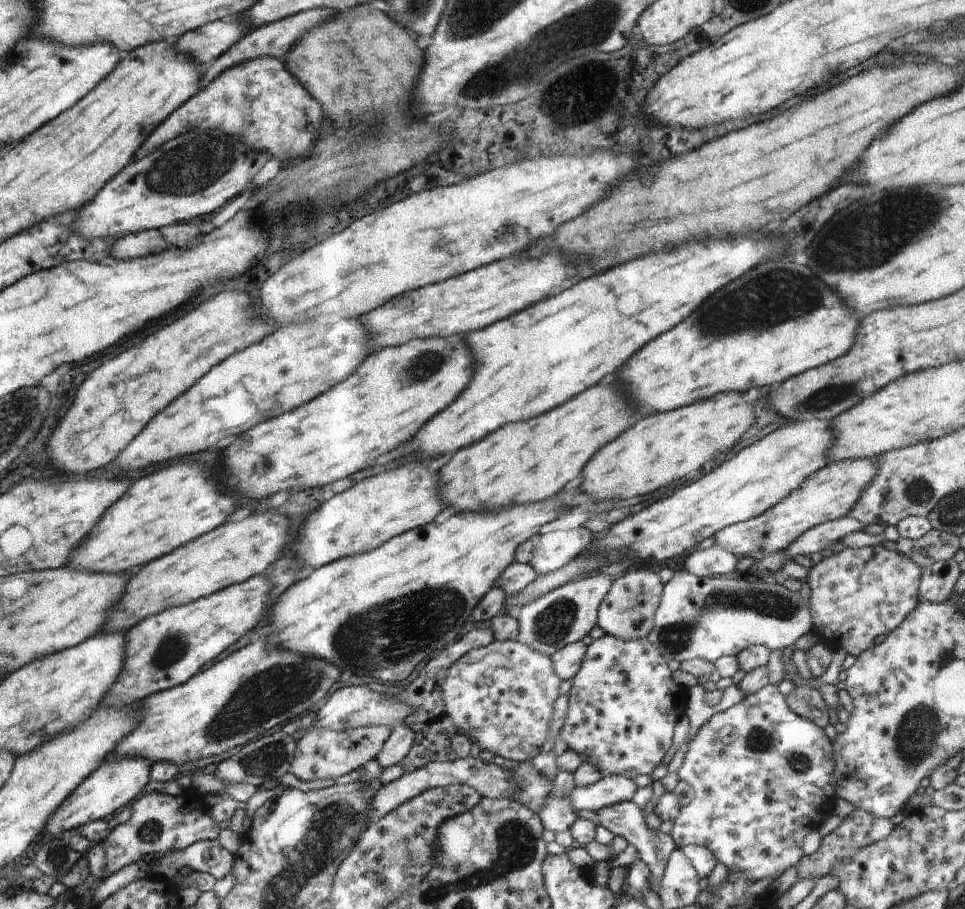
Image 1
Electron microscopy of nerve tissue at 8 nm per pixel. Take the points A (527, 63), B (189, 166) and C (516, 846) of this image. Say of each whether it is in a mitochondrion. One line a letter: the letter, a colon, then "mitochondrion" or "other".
A: mitochondrion
B: mitochondrion
C: mitochondrion

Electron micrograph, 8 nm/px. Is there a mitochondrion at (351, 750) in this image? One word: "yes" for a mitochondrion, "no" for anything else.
no

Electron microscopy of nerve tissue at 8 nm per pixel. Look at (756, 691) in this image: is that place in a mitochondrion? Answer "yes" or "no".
no

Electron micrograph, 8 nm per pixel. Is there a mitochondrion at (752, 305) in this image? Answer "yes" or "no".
yes

